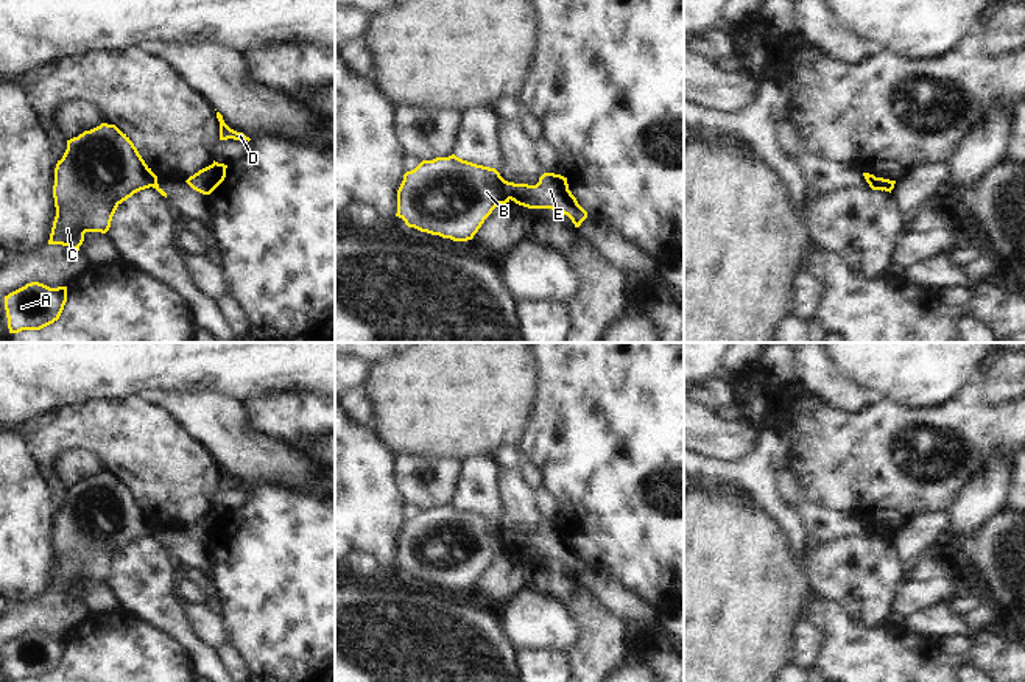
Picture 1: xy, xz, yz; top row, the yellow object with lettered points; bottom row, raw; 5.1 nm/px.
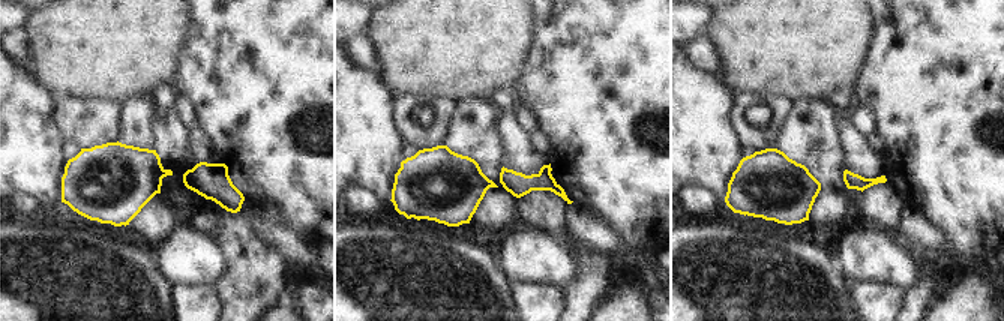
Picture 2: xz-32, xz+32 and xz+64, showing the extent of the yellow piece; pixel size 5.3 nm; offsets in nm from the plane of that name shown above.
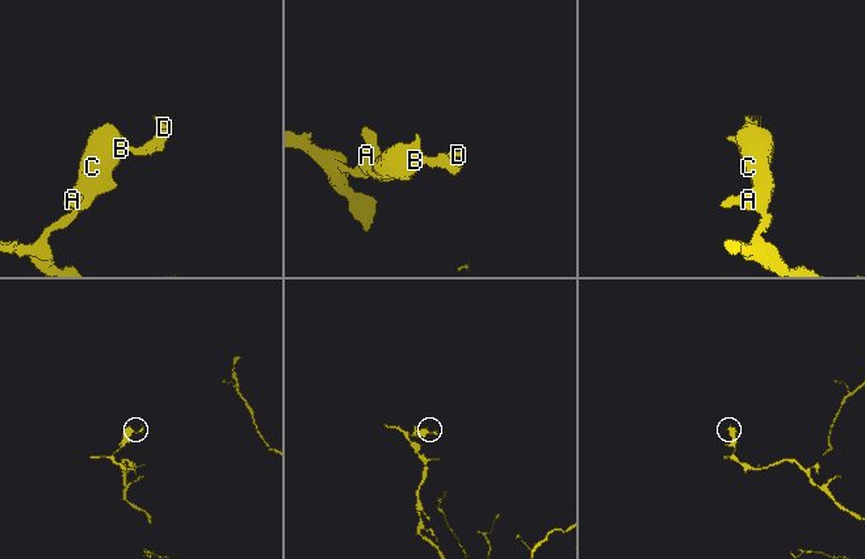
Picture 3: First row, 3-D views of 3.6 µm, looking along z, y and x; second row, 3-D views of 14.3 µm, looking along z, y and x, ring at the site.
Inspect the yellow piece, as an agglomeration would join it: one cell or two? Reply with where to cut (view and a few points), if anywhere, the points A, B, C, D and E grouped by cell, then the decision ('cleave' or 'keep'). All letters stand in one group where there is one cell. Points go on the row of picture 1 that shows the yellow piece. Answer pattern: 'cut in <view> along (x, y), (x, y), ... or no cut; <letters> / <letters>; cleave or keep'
cut in xz along (502, 179), (500, 189), (510, 198); A B C / D E; cleave

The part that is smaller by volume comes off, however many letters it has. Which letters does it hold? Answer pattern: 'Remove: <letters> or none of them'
Remove: D, E

